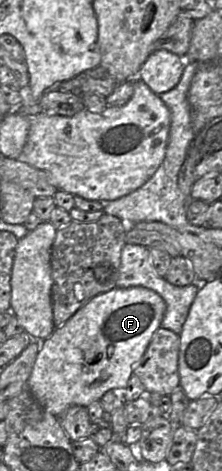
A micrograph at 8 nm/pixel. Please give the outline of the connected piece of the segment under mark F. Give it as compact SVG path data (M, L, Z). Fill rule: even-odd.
M116 286L93 297L41 342L27 388L46 412L58 417L73 405L88 407L94 401L99 401L109 390L122 391L133 375L135 365L147 350L154 333L161 327L165 310L164 299L155 291L142 286Z

